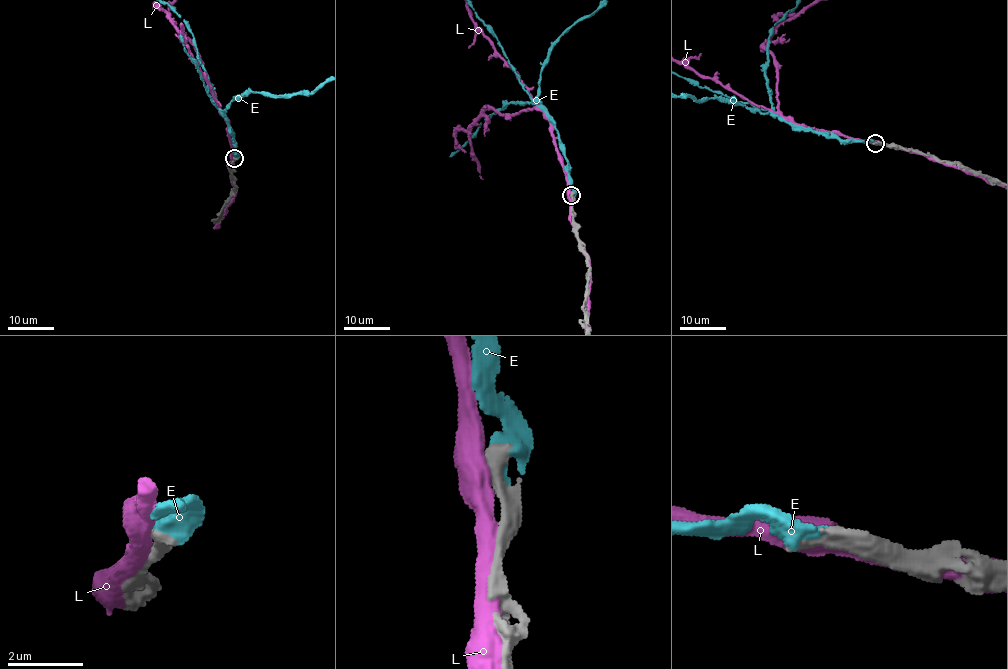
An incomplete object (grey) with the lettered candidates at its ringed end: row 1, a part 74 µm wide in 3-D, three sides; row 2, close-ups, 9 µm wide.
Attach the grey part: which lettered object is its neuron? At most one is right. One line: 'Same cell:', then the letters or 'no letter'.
Same cell: E

